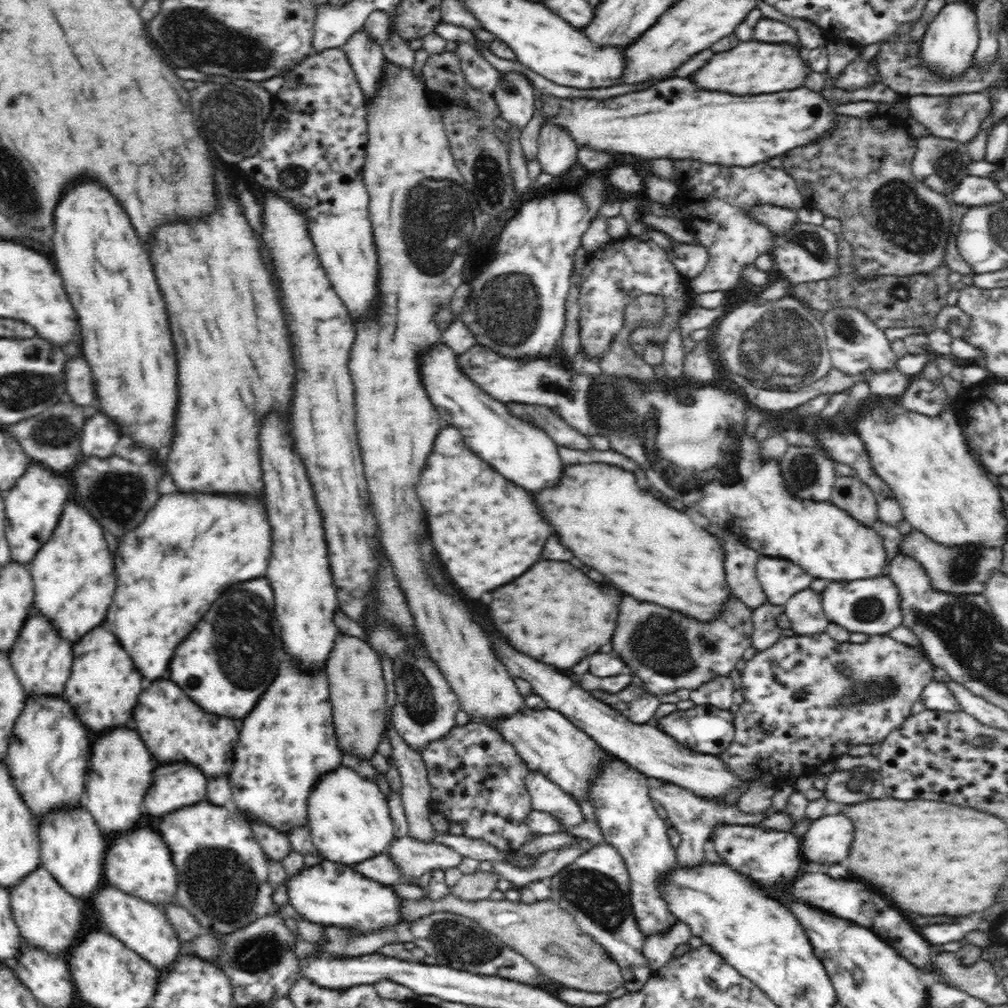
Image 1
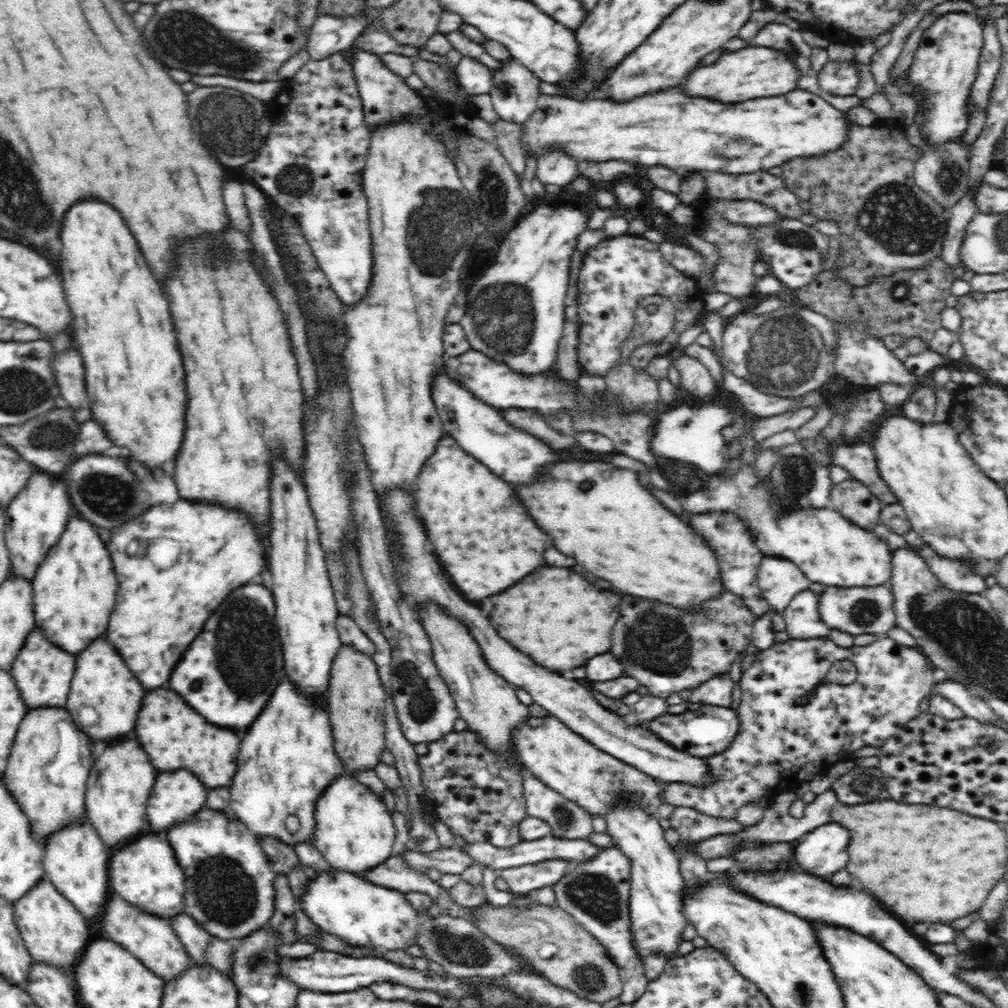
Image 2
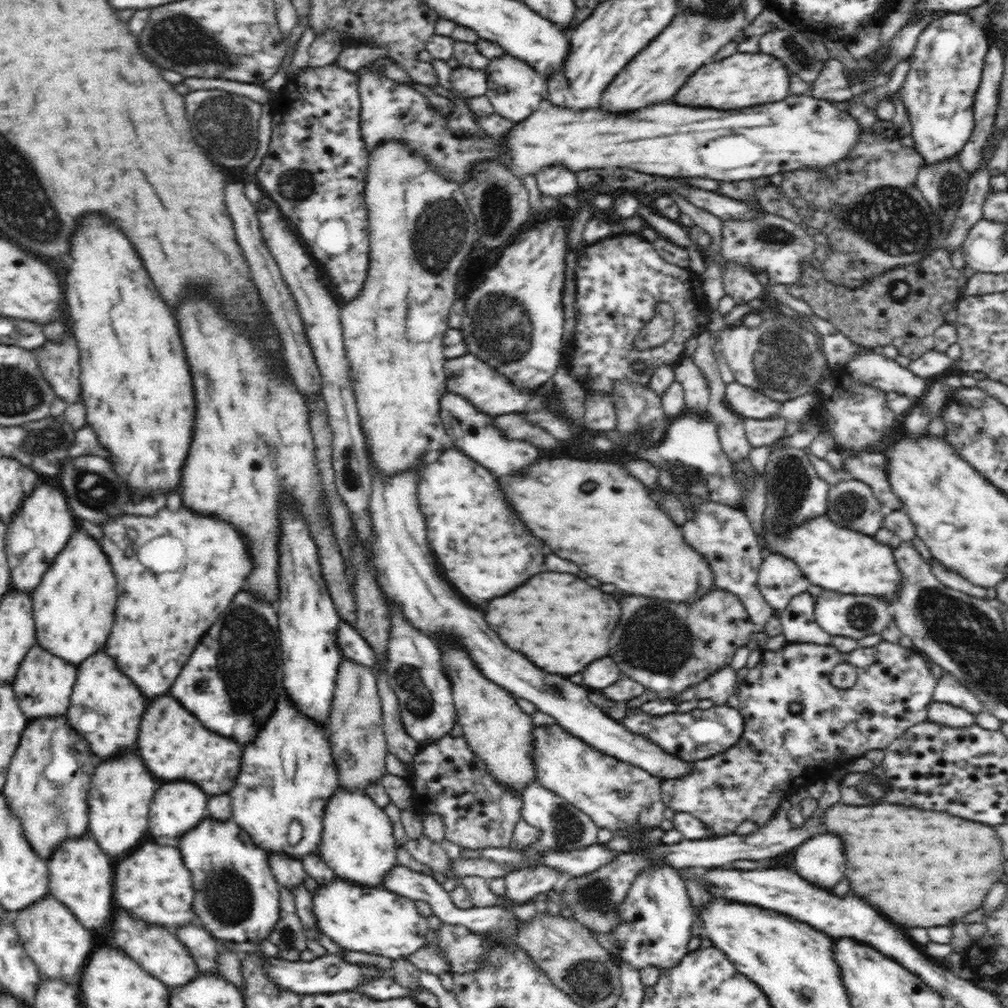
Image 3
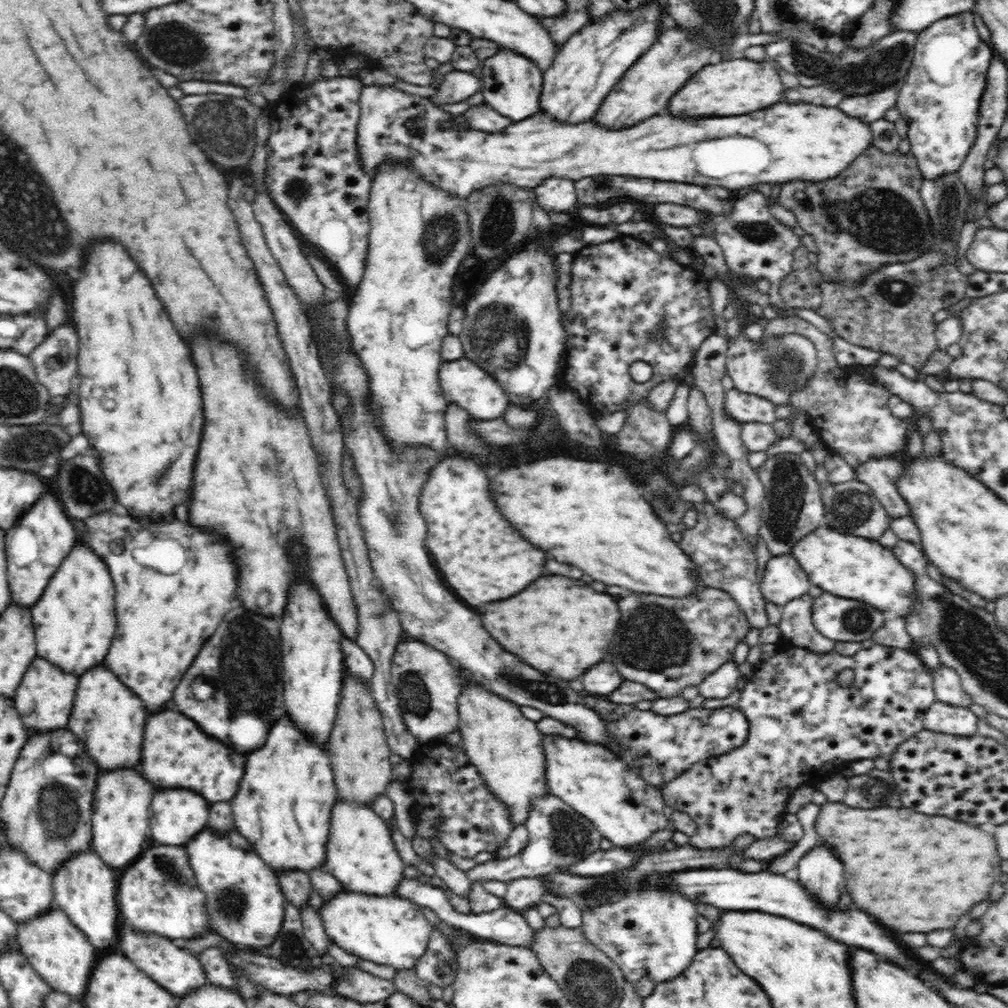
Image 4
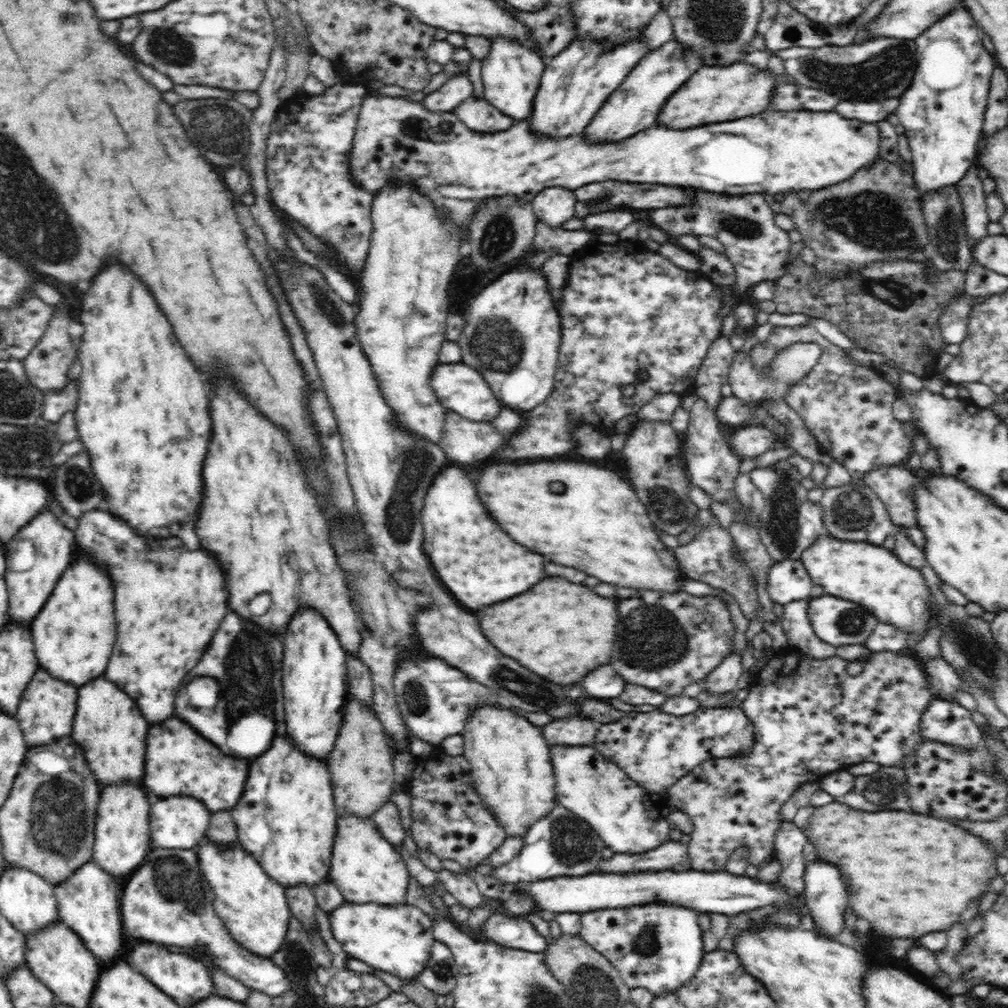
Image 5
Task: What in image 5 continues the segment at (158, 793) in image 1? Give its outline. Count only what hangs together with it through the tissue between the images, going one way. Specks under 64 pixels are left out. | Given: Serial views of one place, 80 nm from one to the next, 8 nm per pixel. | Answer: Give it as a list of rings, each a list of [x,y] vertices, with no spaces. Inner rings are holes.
[[[162,798],[156,804],[153,799],[149,814],[150,839],[154,848],[195,849],[206,838],[210,818],[211,812],[194,798]]]

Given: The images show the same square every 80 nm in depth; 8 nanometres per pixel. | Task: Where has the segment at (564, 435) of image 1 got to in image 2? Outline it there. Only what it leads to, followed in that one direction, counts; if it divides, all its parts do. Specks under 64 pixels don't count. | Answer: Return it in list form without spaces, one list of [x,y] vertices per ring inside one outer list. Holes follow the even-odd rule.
[[[508,408],[502,411],[504,421],[508,421],[512,427],[523,430],[542,442],[546,442],[551,448],[570,448],[578,445],[575,438],[556,434],[544,421],[544,414],[533,409]]]

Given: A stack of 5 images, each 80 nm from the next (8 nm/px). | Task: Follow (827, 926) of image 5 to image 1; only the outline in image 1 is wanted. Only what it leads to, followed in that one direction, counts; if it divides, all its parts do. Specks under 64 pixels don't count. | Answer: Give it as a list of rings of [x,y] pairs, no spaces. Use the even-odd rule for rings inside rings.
[[[844,814],[824,815],[811,822],[808,832],[802,836],[802,857],[807,863],[840,864],[848,856],[852,838],[852,822]]]

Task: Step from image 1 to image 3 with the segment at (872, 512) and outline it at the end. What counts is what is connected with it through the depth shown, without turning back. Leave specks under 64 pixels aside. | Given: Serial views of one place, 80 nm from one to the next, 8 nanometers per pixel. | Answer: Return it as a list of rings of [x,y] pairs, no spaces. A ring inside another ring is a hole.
[[[850,477],[831,486],[826,513],[835,522],[872,537],[883,527],[885,518],[873,491],[865,482]]]

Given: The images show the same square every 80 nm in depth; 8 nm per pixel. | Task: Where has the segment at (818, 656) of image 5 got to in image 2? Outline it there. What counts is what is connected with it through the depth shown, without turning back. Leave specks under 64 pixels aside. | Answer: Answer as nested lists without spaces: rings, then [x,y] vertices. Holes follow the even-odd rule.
[[[809,588],[796,594],[780,612],[790,639],[826,638],[831,630],[819,615],[819,595]]]

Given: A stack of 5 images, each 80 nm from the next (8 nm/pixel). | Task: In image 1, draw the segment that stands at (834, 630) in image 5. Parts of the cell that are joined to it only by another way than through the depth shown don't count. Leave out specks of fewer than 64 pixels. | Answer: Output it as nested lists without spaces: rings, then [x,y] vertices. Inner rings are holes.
[[[887,573],[852,582],[830,581],[821,592],[822,606],[829,622],[835,622],[850,633],[888,635],[901,625],[901,606],[898,589]]]

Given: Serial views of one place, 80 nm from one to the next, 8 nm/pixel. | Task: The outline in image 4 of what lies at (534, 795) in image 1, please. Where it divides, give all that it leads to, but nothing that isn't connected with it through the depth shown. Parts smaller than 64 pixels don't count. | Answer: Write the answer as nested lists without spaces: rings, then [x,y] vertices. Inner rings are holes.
[[[544,794],[532,800],[532,808],[528,812],[525,827],[528,830],[528,844],[522,853],[508,859],[492,859],[484,864],[479,864],[467,874],[472,882],[498,880],[506,882],[520,878],[535,878],[558,873],[568,869],[571,865],[585,860],[590,854],[600,849],[603,836],[596,827],[561,798],[553,794]]]

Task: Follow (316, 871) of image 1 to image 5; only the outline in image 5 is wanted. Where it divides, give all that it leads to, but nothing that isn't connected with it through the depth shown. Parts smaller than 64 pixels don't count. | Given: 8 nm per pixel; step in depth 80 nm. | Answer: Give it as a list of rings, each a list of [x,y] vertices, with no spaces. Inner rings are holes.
[[[346,903],[331,913],[329,917],[330,929],[334,933],[336,940],[340,942],[342,948],[356,960],[365,962],[366,965],[392,976],[398,977],[400,981],[406,983],[416,979],[424,973],[430,960],[430,948],[434,944],[433,928],[431,919],[420,909],[410,906],[410,904],[382,906],[376,903]]]

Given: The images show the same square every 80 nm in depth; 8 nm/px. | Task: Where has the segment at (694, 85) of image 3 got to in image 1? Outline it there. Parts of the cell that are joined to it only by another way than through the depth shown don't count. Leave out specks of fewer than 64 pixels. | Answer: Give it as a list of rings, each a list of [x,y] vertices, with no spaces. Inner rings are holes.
[[[752,39],[740,42],[732,50],[714,53],[708,64],[692,76],[692,80],[698,88],[720,90],[736,96],[772,94],[804,86],[809,71],[801,53],[793,45],[758,42]]]

